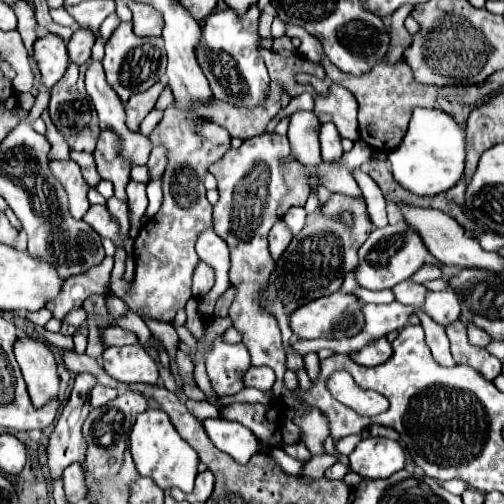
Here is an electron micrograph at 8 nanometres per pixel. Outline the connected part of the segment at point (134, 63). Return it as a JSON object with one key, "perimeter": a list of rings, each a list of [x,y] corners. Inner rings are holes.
{"perimeter":[[[129,21],[121,23],[113,31],[109,41],[105,43],[103,65],[105,65],[105,73],[107,73],[107,83],[115,89],[115,93],[125,103],[131,95],[147,91],[157,81],[161,81],[161,77],[165,75],[167,53],[163,47],[163,39],[161,37],[137,37],[133,33],[133,25]]]}

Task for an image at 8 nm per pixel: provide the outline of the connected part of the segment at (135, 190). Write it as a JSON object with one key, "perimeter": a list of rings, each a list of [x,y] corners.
{"perimeter":[[[129,181],[127,185],[127,197],[129,197],[129,217],[131,223],[139,225],[141,215],[145,215],[147,209],[147,193],[145,193],[145,183],[137,183],[137,181]]]}

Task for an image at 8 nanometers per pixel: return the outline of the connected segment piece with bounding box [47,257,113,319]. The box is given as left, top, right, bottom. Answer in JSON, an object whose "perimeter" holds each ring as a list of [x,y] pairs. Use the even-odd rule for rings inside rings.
{"perimeter":[[[105,257],[99,267],[91,267],[87,275],[73,275],[71,279],[63,279],[63,287],[55,299],[47,303],[47,309],[55,319],[63,319],[73,307],[83,305],[83,301],[99,291],[107,291],[109,275],[113,269],[113,257]]]}

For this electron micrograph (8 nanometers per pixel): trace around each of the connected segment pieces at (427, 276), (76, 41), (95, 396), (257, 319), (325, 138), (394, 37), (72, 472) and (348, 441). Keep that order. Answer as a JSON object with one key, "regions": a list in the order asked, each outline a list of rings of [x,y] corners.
{"regions":[[[[425,263],[425,265],[411,277],[411,281],[415,281],[415,283],[425,283],[425,281],[431,281],[431,279],[437,279],[437,277],[441,277],[439,267],[437,267],[435,263]]],[[[77,29],[73,33],[73,37],[69,39],[67,51],[69,51],[69,59],[75,65],[83,65],[89,61],[91,57],[91,47],[95,43],[95,37],[91,35],[89,29]]],[[[97,385],[97,387],[91,391],[91,405],[93,405],[93,407],[101,407],[101,405],[109,403],[109,401],[115,399],[115,397],[117,397],[117,389]]],[[[263,133],[243,141],[239,149],[229,149],[223,159],[215,161],[209,167],[209,173],[217,179],[219,201],[213,207],[215,233],[225,239],[231,249],[231,269],[229,281],[235,289],[235,299],[229,307],[229,317],[233,327],[243,333],[243,343],[251,353],[251,365],[267,365],[275,371],[277,381],[273,385],[273,395],[295,407],[295,425],[303,435],[303,443],[313,455],[323,453],[323,439],[329,437],[327,417],[321,411],[303,411],[299,399],[291,395],[291,389],[283,383],[285,367],[285,349],[281,345],[281,331],[273,315],[269,315],[259,305],[259,295],[267,289],[267,279],[273,271],[275,261],[267,249],[267,235],[271,227],[283,219],[291,207],[305,207],[309,197],[309,187],[305,185],[305,169],[301,163],[295,163],[291,157],[291,147],[285,135]]],[[[333,123],[321,125],[319,141],[321,141],[321,159],[323,159],[323,163],[335,163],[335,161],[341,159],[341,155],[343,155],[341,135],[339,135],[339,131]]],[[[403,5],[389,19],[389,25],[391,25],[391,49],[389,49],[389,57],[387,57],[389,63],[399,63],[403,51],[411,43],[411,35],[409,35],[409,31],[403,25],[403,21],[411,13],[411,9],[413,9],[411,5]]],[[[71,463],[63,471],[63,481],[65,481],[65,493],[71,503],[79,503],[81,499],[87,497],[87,485],[85,485],[85,471],[79,463]]],[[[351,435],[351,437],[343,437],[343,439],[337,439],[335,441],[335,449],[339,451],[339,453],[343,453],[343,455],[349,455],[353,449],[355,449],[355,445],[359,443],[359,435]]]]}

